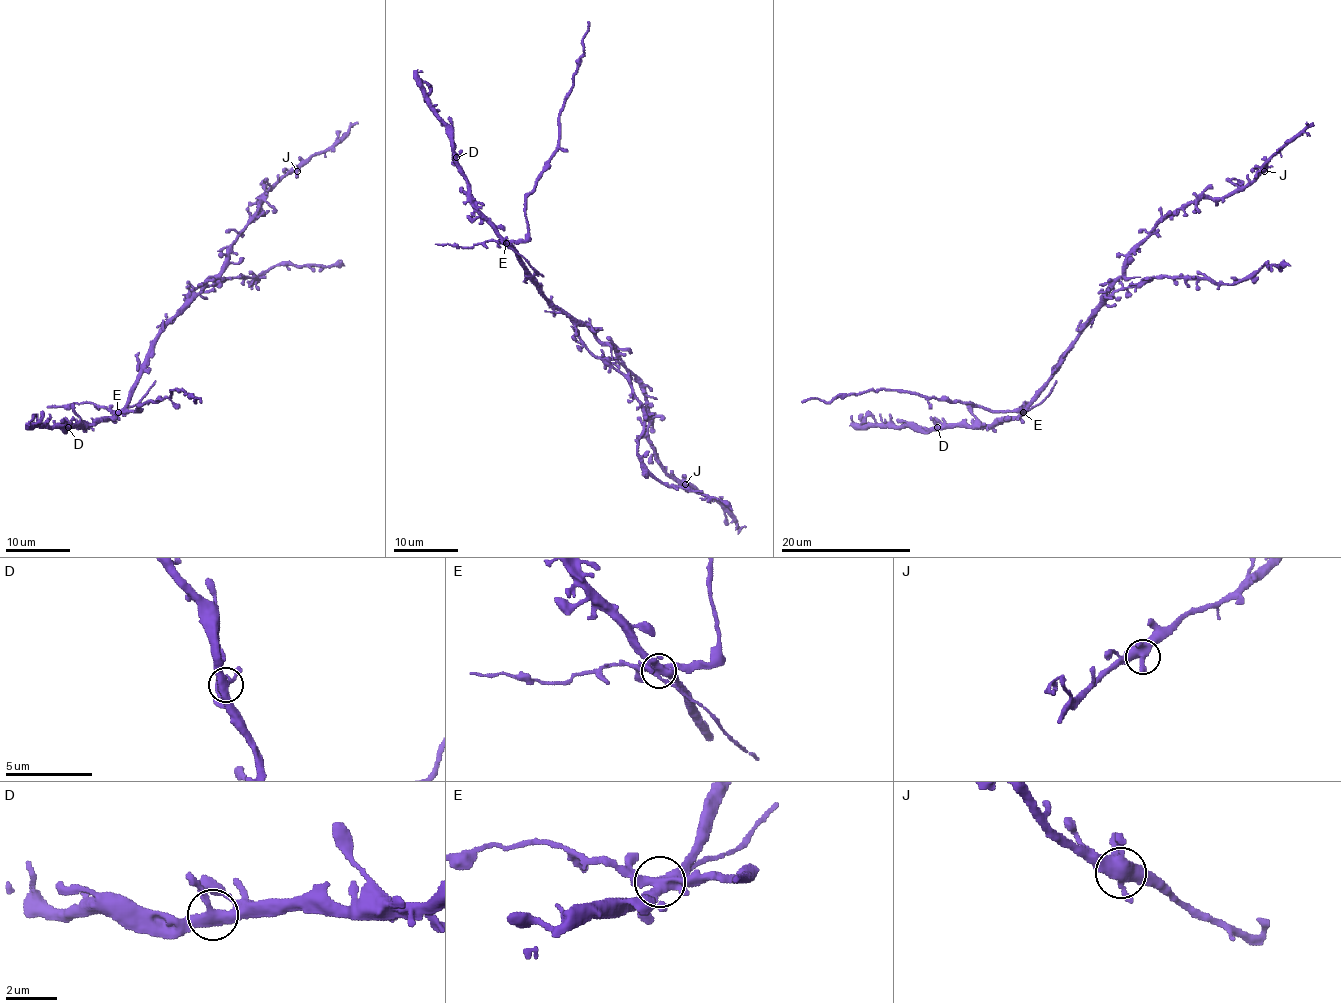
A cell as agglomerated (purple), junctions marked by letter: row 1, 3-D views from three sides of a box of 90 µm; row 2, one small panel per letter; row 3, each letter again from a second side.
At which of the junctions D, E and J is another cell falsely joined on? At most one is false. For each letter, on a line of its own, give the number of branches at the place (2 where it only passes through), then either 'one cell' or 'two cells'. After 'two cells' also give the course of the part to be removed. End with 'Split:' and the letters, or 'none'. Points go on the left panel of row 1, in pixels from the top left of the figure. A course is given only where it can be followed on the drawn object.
D: branches 5; one cell
E: branches 5; two cells; course (118, 413), (138, 411), (138, 406), (170, 395), (175, 388), (201, 403)
J: branches 5; one cell
Split: E

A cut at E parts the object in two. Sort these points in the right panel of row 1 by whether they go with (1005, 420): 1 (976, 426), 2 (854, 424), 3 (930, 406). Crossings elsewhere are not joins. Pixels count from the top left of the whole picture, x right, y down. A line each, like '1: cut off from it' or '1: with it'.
1: with it
2: with it
3: cut off from it

